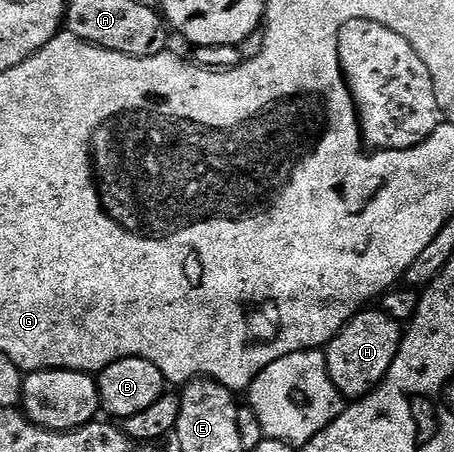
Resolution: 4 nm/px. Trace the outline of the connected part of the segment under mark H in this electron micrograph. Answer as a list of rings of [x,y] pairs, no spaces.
[[[370,307],[349,321],[329,345],[325,346],[330,378],[342,392],[343,398],[357,399],[371,393],[386,377],[386,372],[398,354],[402,342],[403,326],[383,313],[381,308]]]

